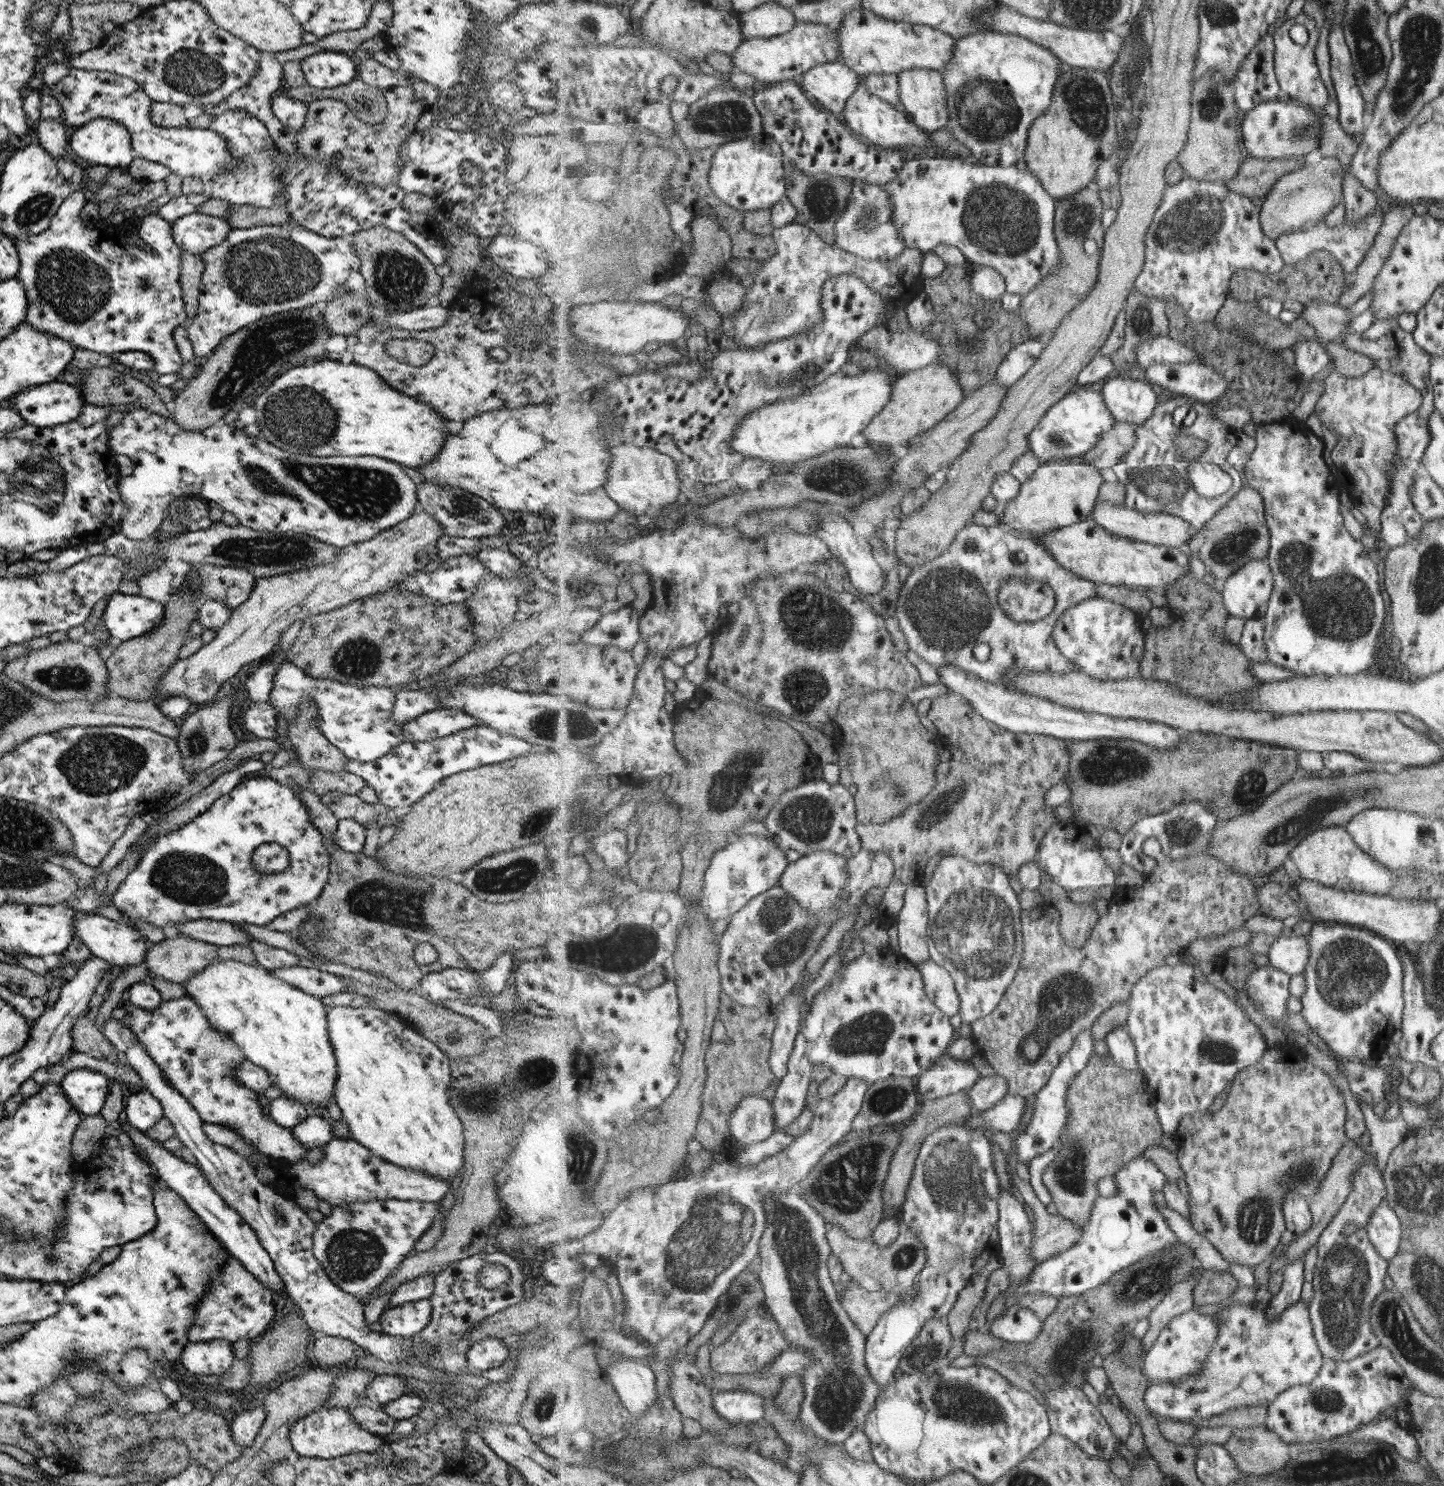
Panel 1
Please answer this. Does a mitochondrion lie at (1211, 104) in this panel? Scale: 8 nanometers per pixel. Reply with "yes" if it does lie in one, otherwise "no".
yes

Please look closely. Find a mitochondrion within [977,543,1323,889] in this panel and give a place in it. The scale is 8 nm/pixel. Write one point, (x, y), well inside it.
(1108, 764)

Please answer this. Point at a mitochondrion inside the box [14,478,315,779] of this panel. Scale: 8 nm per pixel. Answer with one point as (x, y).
(77, 680)

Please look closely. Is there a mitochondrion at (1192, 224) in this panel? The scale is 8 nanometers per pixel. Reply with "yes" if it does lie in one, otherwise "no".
yes

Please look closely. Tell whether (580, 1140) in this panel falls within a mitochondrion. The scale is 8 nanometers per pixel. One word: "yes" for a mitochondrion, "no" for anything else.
yes

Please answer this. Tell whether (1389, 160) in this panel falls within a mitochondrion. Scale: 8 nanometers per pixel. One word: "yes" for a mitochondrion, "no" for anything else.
no

